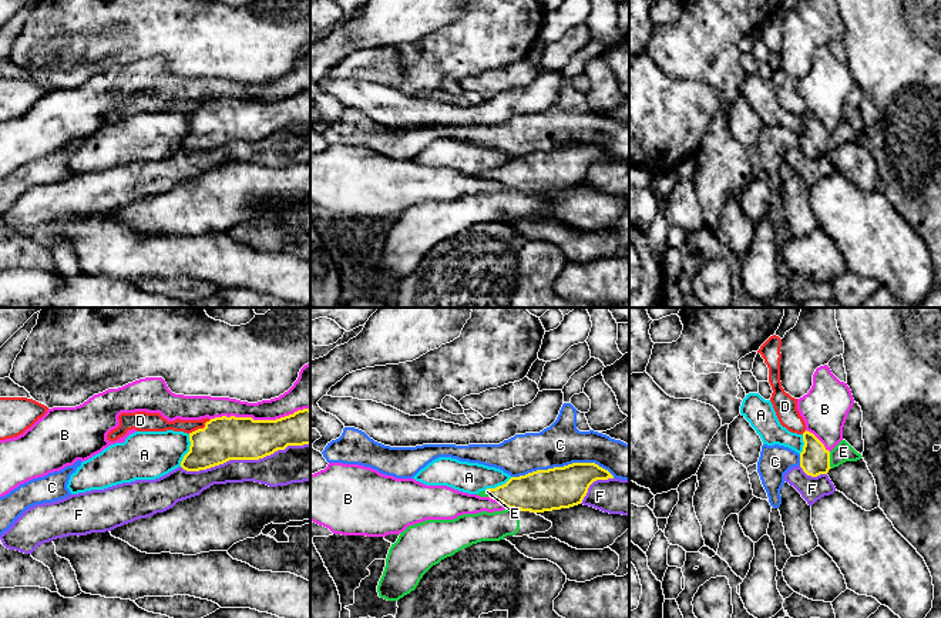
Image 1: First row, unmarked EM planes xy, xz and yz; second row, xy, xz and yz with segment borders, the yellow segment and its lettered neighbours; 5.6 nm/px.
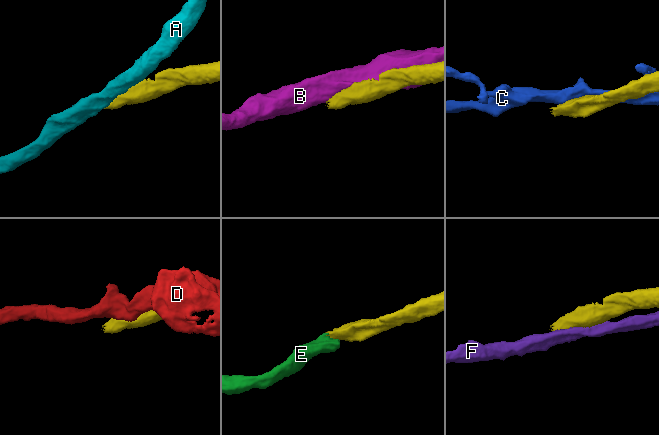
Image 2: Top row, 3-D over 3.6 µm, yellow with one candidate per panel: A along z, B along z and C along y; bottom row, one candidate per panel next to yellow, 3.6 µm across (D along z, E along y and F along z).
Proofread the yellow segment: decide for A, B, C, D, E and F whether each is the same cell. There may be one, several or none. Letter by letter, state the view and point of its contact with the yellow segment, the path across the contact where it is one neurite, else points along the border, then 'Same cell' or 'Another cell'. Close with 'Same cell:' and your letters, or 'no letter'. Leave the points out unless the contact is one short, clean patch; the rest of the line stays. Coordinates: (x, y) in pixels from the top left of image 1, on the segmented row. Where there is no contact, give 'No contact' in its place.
A: Touches yellow at xy (190, 450). Boundary: xy (190, 435), (190, 450), (180, 466). Another cell
B: Touches yellow at xy (259, 420). Another cell
C: Touches yellow at xz (564, 466). Another cell
D: Touches yellow at xy (200, 429). Another cell
E: Touches yellow at yz (829, 460). Path across: yz (815, 460), (829, 460), (843, 452). Same cell
F: Touches yellow at xy (245, 459). Another cell
Same cell: E

